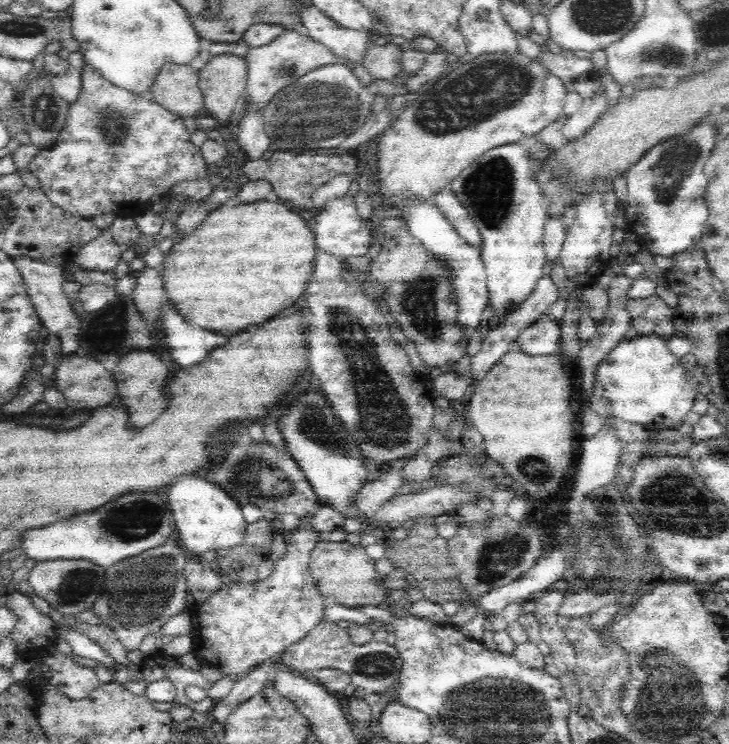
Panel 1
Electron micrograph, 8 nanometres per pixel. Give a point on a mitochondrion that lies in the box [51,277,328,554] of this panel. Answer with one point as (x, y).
(137, 520)

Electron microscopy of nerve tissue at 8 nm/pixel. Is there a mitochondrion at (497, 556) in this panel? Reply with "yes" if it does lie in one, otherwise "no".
yes

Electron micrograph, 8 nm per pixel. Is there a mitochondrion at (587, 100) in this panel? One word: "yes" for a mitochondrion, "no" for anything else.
no

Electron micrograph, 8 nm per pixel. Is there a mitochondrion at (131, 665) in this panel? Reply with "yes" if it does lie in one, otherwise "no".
no

